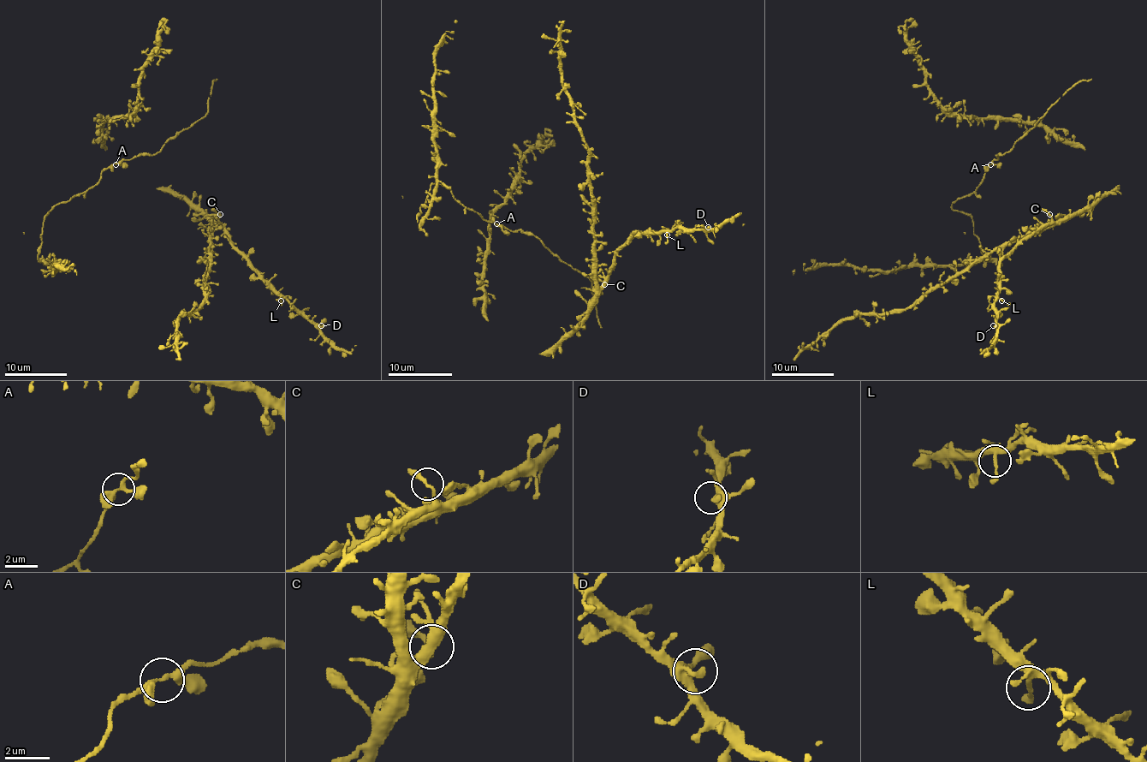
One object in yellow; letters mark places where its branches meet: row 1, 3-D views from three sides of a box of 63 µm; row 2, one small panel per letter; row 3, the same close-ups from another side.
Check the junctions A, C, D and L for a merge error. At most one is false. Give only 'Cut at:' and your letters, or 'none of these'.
Cut at: none of these

